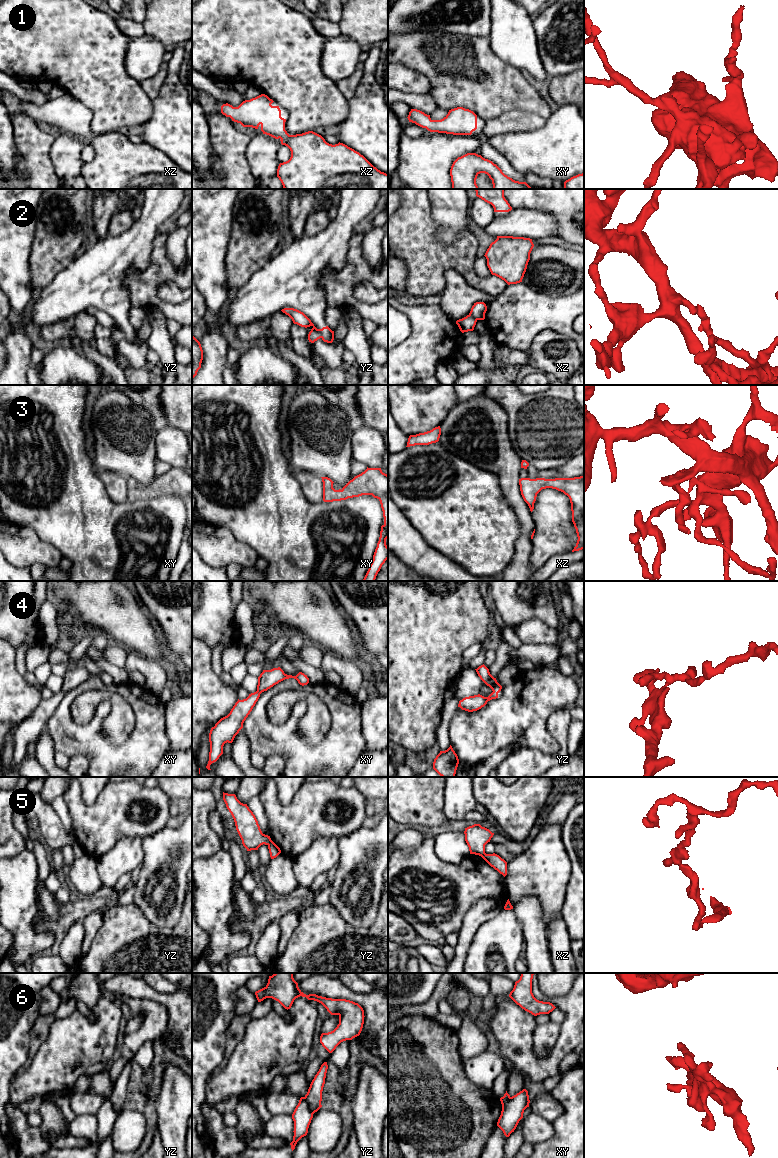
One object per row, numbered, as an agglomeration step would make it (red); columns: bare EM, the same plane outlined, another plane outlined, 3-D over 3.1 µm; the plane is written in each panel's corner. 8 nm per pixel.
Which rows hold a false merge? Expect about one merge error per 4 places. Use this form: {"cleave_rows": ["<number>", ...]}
{"cleave_rows": ["2", "5", "6"]}

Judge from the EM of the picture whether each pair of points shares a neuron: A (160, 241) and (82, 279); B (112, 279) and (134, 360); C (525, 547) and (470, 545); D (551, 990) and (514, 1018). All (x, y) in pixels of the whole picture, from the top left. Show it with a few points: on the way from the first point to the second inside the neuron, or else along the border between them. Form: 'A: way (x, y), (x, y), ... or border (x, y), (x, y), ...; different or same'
A: border (157, 231), (152, 244), (150, 264), (146, 268); different
B: border (125, 337), (131, 342), (135, 342), (138, 339); different
C: border (519, 524), (514, 556), (504, 568); different
D: border (537, 983), (550, 997), (562, 996), (568, 992); different

